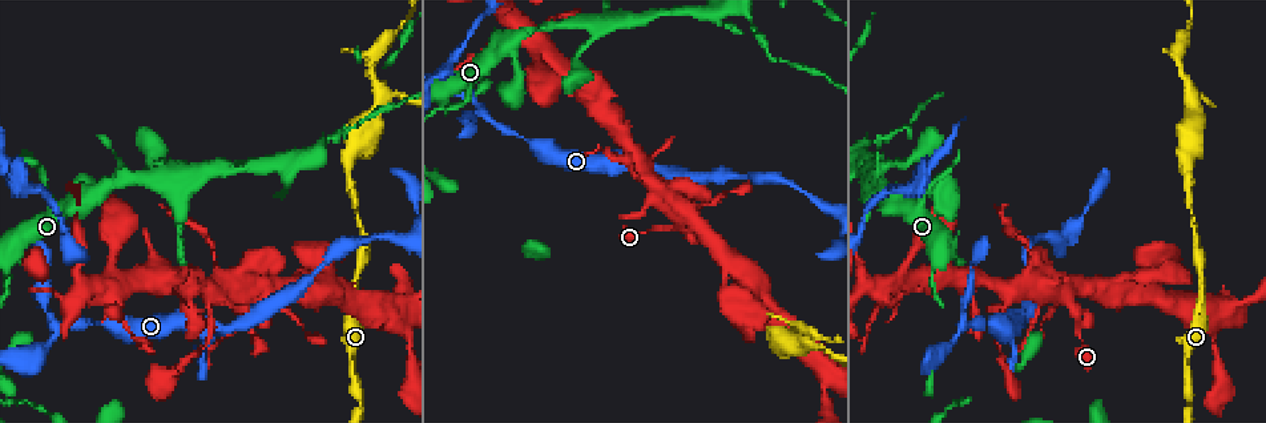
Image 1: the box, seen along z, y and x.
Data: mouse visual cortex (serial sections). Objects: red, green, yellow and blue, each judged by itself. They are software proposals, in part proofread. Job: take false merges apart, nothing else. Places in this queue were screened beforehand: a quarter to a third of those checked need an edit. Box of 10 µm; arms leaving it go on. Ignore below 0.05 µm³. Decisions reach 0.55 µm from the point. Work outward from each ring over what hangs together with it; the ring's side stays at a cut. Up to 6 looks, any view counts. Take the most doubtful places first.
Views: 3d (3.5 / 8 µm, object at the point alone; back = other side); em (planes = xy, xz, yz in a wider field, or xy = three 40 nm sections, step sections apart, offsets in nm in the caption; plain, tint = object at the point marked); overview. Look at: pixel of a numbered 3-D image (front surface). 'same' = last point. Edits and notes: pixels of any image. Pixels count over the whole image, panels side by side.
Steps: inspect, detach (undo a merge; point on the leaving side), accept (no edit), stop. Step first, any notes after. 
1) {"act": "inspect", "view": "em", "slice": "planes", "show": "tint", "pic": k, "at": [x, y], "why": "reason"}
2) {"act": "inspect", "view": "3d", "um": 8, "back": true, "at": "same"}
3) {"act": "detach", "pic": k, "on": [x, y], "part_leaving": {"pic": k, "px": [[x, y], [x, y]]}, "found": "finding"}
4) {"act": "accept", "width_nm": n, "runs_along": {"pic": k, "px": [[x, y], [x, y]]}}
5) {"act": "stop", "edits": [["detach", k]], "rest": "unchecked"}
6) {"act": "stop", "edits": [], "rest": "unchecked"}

{"act": "inspect", "view": "3d", "um": 8, "back": true, "pic": 1, "at": [1076, 322], "why": "calibre changes"}

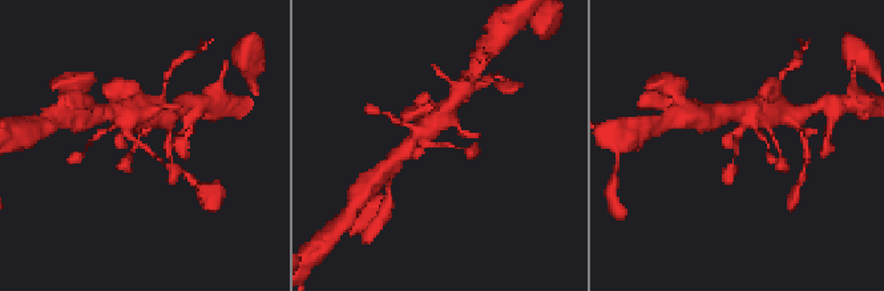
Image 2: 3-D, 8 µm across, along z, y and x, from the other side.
{"act": "inspect", "view": "em", "slice": "xy", "step": 3, "show": "tint", "at": "same"}

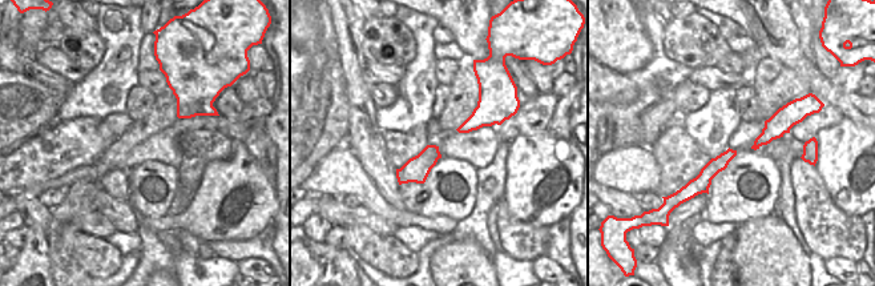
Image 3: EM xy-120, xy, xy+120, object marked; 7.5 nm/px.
{"act": "accept", "runs_along": {"pic": 2, "px": [[170, 166], [128, 134], [132, 114]]}, "found": "one cell here"}

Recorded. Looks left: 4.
{"act": "inspect", "view": "3d", "um": 3.5, "pic": 1, "at": [968, 322]}

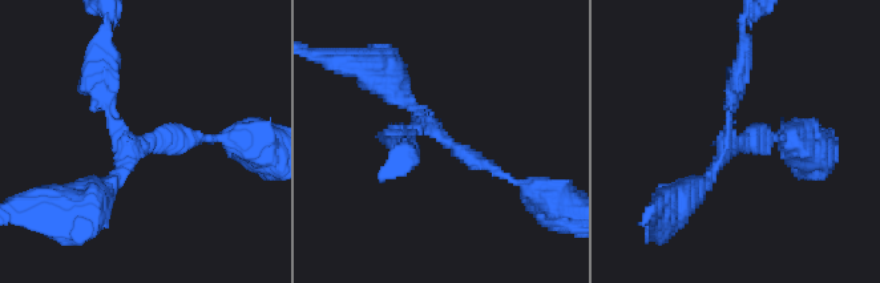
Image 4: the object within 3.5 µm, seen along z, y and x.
{"act": "inspect", "view": "em", "slice": "xy", "step": 2, "show": "plain", "pic": 4, "at": [739, 140]}

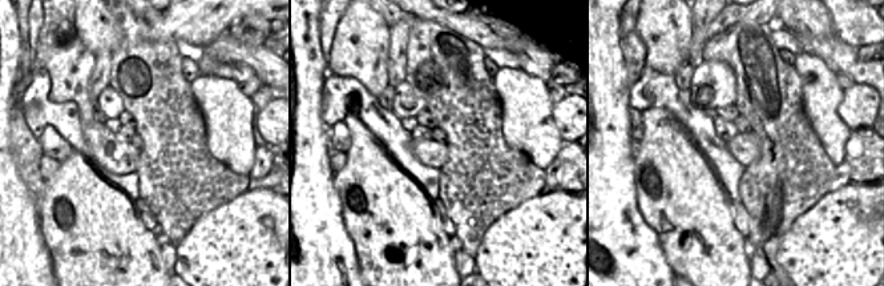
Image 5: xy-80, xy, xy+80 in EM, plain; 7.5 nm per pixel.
{"act": "inspect", "view": "em", "slice": "xy", "step": 2, "show": "tint", "at": "same", "why": "with the object marked"}

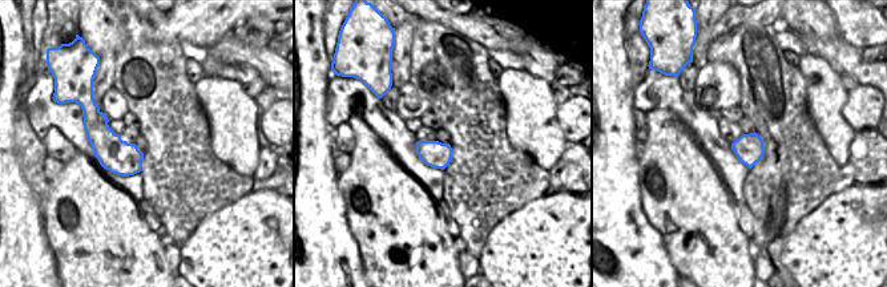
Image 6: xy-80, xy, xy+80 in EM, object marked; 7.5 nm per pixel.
{"act": "accept", "runs_along": {"pic": 4, "px": [[517, 185], [460, 154], [391, 87]]}, "found": "continuous, no second cell"}

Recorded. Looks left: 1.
{"act": "stop", "edits": [], "rest": "unchecked"}

